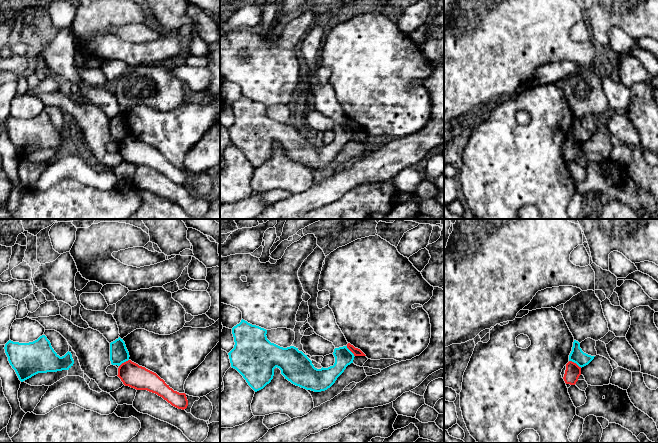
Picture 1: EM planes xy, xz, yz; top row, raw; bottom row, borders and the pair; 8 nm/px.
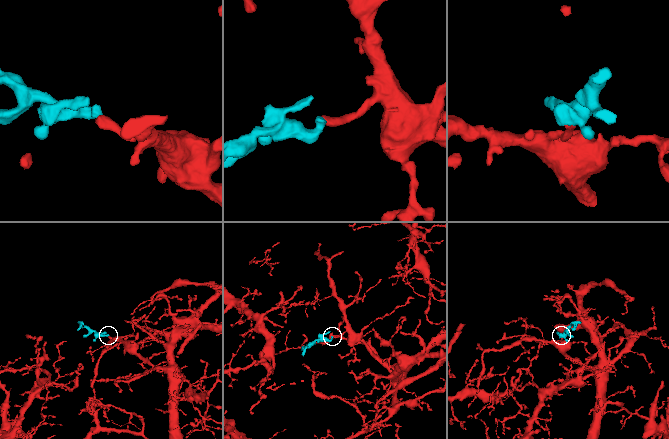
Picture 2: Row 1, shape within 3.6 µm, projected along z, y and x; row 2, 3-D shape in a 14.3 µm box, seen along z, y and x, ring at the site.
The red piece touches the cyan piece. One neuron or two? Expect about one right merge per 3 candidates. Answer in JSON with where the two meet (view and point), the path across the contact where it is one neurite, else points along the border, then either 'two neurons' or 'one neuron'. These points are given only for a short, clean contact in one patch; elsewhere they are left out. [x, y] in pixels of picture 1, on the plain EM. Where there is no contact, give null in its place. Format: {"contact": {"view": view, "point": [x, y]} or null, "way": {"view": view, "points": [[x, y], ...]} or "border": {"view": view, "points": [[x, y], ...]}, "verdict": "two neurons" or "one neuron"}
{"contact": {"view": "yz", "point": [575, 139]}, "border": {"view": "yz", "points": [[569, 136], [581, 143]]}, "verdict": "two neurons"}

